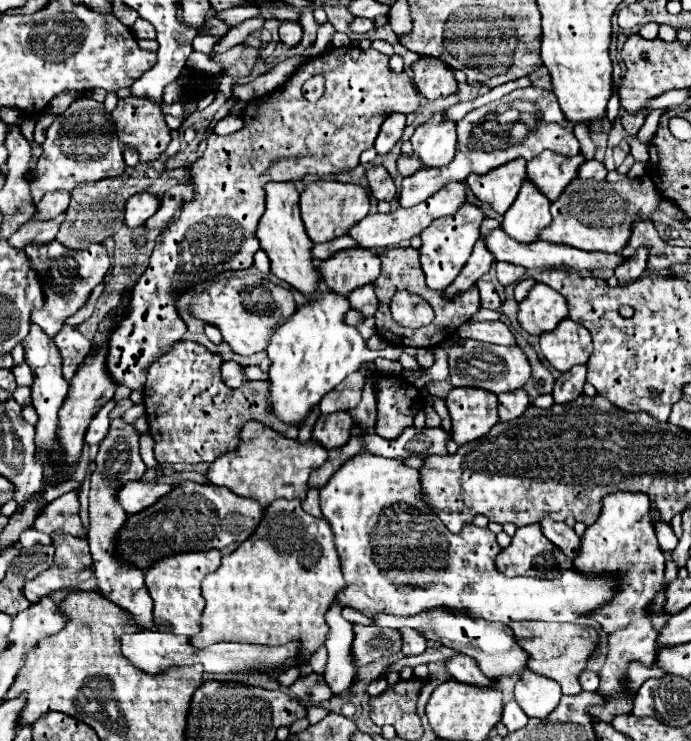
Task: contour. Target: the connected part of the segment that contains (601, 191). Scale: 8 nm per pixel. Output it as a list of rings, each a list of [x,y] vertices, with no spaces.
[[[634,178],[620,182],[572,180],[562,196],[552,204],[552,224],[540,234],[546,242],[558,242],[592,252],[622,252],[632,236],[632,220],[650,220],[660,204],[656,186],[650,178]]]

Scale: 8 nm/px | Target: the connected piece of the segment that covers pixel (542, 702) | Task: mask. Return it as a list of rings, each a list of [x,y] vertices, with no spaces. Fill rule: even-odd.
[[[524,670],[514,688],[516,702],[530,718],[546,718],[560,702],[562,690],[556,686],[556,680],[544,678],[530,670]]]

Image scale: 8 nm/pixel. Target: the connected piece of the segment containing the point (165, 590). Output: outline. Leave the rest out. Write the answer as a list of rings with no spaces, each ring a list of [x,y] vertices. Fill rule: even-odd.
[[[206,550],[200,554],[178,554],[176,558],[164,558],[146,572],[146,588],[154,600],[154,626],[158,632],[182,634],[188,638],[200,632],[200,614],[204,608],[200,584],[218,566],[220,552]]]

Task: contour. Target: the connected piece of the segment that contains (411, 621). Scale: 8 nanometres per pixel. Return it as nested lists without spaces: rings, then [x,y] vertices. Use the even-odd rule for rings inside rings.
[[[432,608],[432,610],[426,610],[424,614],[416,614],[412,618],[396,618],[396,616],[388,616],[388,614],[376,614],[372,618],[372,622],[382,628],[404,628],[404,626],[414,628],[420,634],[424,634],[428,640],[434,640],[442,646],[448,646],[460,654],[474,658],[478,662],[480,670],[492,680],[506,676],[506,674],[510,676],[510,674],[522,672],[530,660],[530,656],[518,646],[514,634],[512,634],[512,628],[508,628],[506,624],[472,618],[464,612],[456,612],[456,610],[448,610],[448,608],[436,608],[436,610]]]

